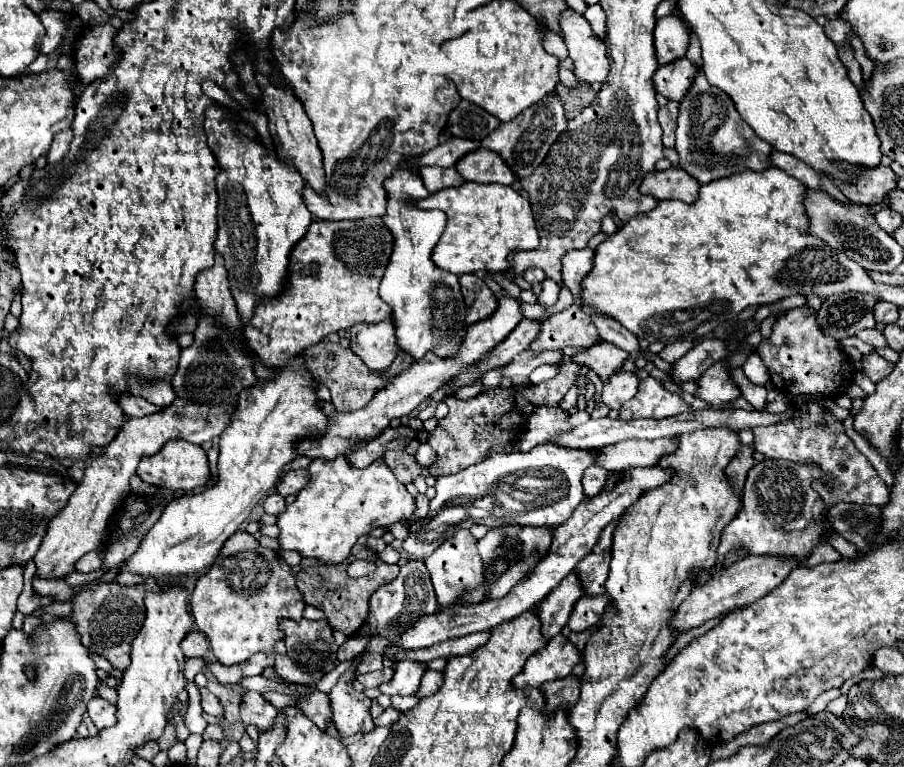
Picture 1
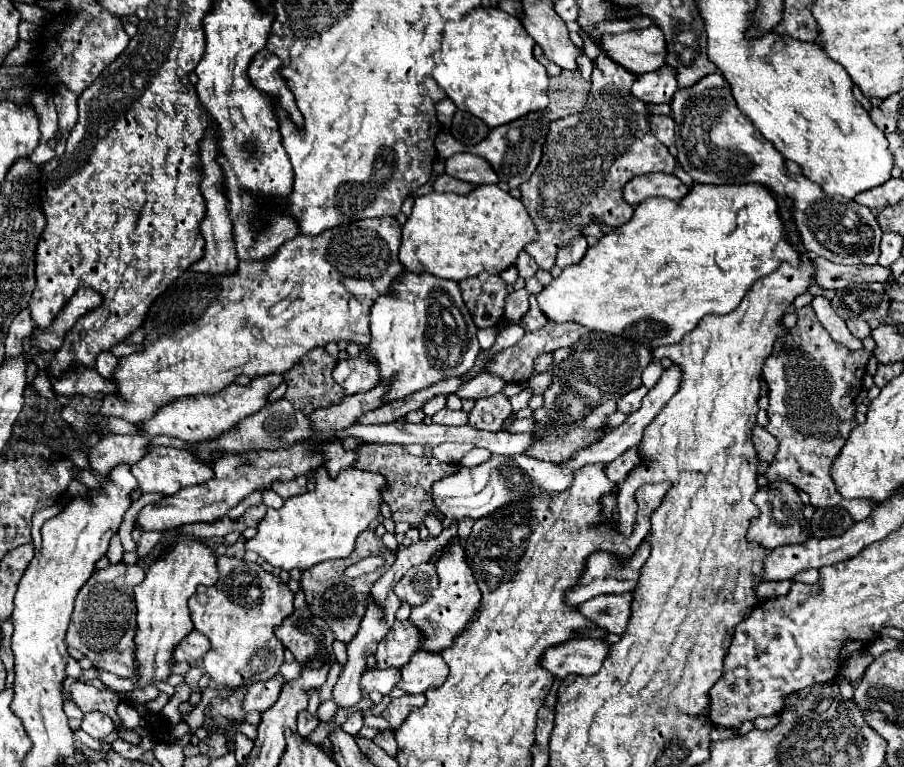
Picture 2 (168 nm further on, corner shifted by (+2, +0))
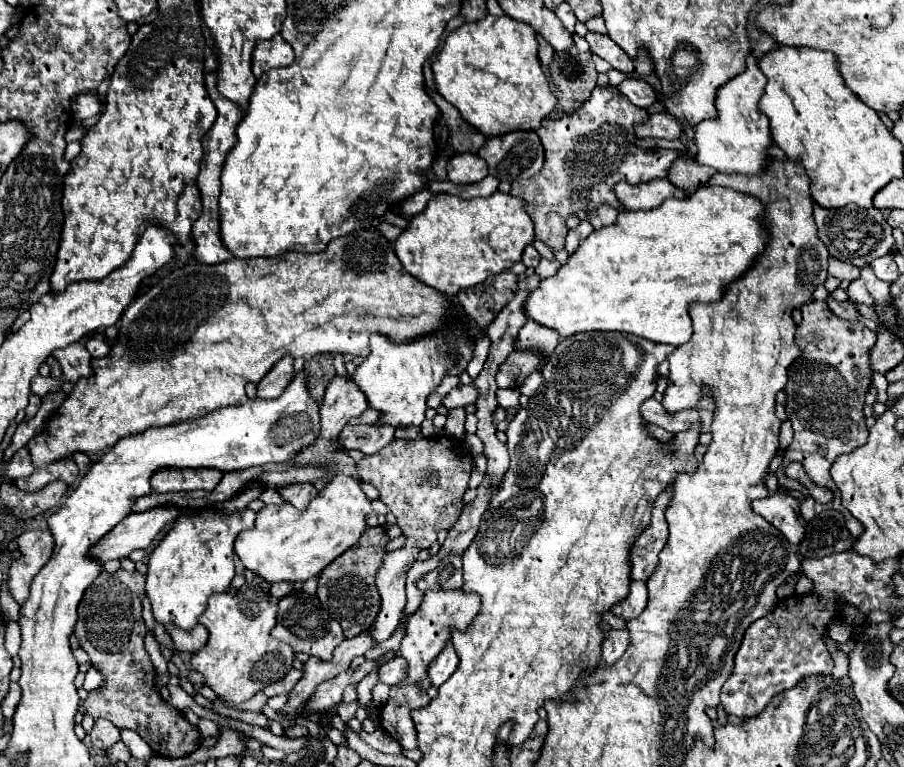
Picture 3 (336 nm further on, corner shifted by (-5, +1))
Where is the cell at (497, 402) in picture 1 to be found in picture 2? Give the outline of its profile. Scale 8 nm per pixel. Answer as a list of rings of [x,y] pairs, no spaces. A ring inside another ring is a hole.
[[[539,372],[529,379],[529,386],[533,389],[533,394],[543,394],[543,390],[551,384],[551,374],[549,372]]]

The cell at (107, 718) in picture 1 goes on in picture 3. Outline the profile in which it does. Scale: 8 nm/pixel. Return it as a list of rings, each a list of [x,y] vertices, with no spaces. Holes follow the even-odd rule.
[[[96,719],[94,727],[92,727],[92,731],[88,735],[90,735],[90,741],[96,747],[104,749],[104,751],[110,749],[120,739],[120,731],[108,719]]]

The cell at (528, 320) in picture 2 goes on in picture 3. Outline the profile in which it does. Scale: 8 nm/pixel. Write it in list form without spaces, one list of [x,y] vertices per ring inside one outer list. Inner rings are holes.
[[[528,321],[516,339],[518,349],[544,349],[544,355],[550,355],[558,345],[560,335],[554,329],[544,329],[544,325],[536,325],[536,321]]]

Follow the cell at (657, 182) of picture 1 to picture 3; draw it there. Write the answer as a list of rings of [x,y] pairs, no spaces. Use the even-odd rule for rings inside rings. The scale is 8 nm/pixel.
[[[656,179],[656,181],[638,183],[634,187],[626,185],[626,183],[618,183],[616,197],[622,201],[622,205],[626,209],[636,211],[636,209],[654,209],[666,197],[684,199],[684,197],[688,197],[688,193],[684,189],[672,185],[672,181],[668,181],[668,179]]]

